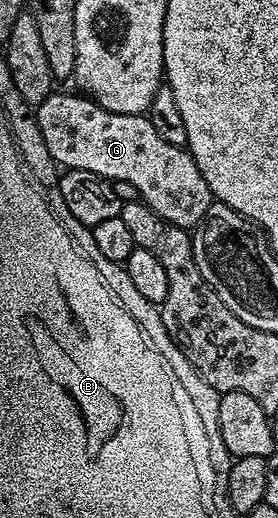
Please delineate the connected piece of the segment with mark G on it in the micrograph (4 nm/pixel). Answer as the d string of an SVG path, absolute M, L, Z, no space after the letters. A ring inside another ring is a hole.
M54 92L46 96L46 100L42 100L42 104L34 110L42 140L46 140L46 148L57 167L94 172L112 182L127 180L129 184L134 184L134 188L138 188L140 201L145 202L154 212L158 212L162 220L185 228L195 228L204 219L208 209L214 205L214 199L206 180L202 180L202 172L198 172L198 164L187 149L162 140L151 117L143 114L119 114L107 110L105 106L99 106L83 93L75 93Z

